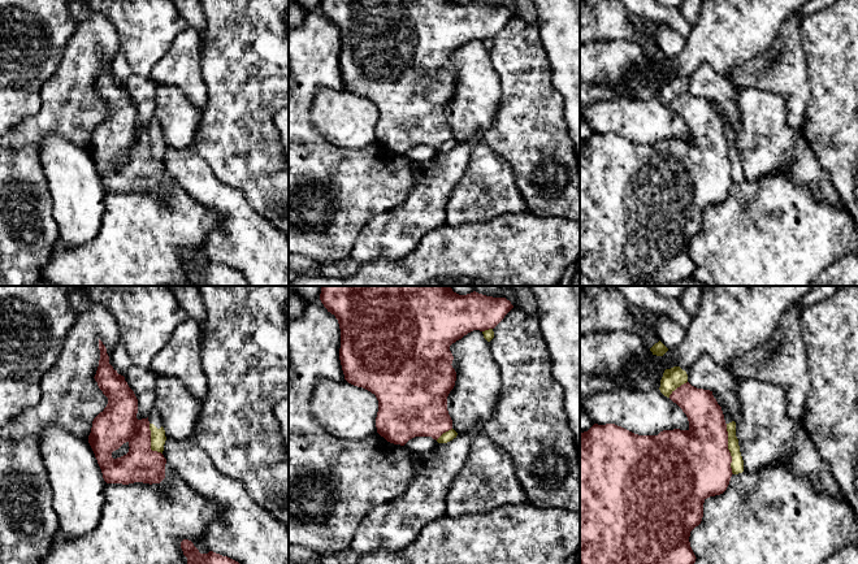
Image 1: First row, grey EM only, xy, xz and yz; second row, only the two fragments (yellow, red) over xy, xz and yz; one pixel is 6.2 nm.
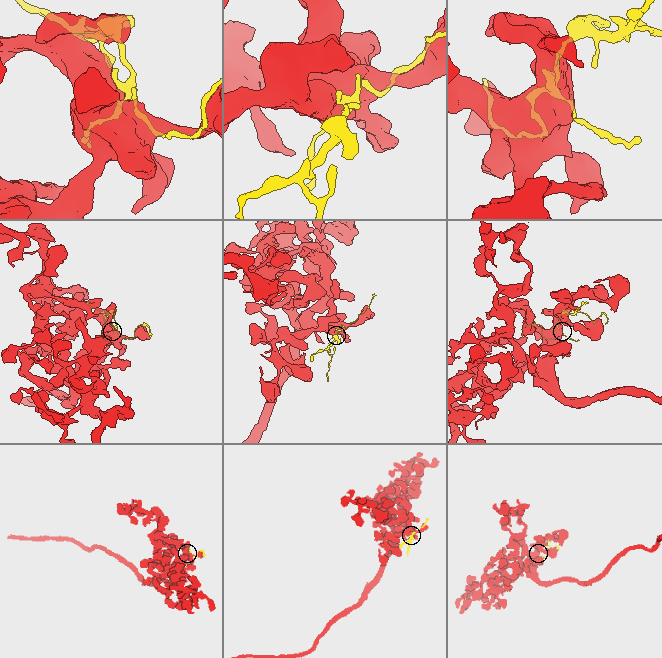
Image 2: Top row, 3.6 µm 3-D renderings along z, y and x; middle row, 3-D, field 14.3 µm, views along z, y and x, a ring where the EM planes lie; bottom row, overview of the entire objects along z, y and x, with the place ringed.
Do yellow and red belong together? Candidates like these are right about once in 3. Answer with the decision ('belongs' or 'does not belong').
does not belong

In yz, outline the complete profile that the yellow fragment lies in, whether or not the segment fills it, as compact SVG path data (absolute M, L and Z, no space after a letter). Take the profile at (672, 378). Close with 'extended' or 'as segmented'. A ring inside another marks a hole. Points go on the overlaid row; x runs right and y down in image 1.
M680 366L666 369L660 379L660 392L670 398L670 395L681 385L688 382L688 374Z; as segmented

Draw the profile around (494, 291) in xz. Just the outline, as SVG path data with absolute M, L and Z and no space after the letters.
M473 286L473 291L486 296L503 298L500 286Z

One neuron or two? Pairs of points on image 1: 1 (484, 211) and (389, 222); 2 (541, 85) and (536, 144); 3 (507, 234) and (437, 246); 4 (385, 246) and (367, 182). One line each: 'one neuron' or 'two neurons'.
1: two neurons
2: one neuron
3: one neuron
4: two neurons

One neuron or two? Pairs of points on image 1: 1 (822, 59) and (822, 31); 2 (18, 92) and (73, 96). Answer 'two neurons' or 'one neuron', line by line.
1: one neuron
2: two neurons

